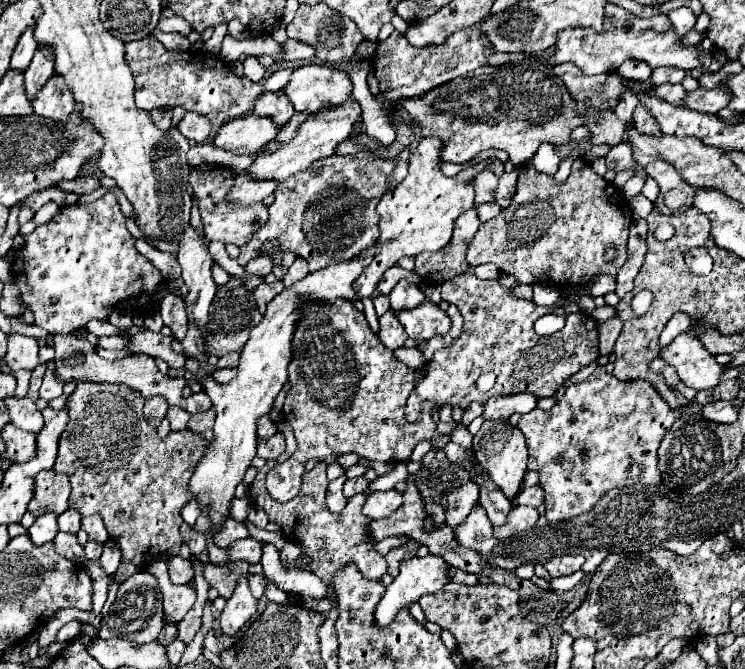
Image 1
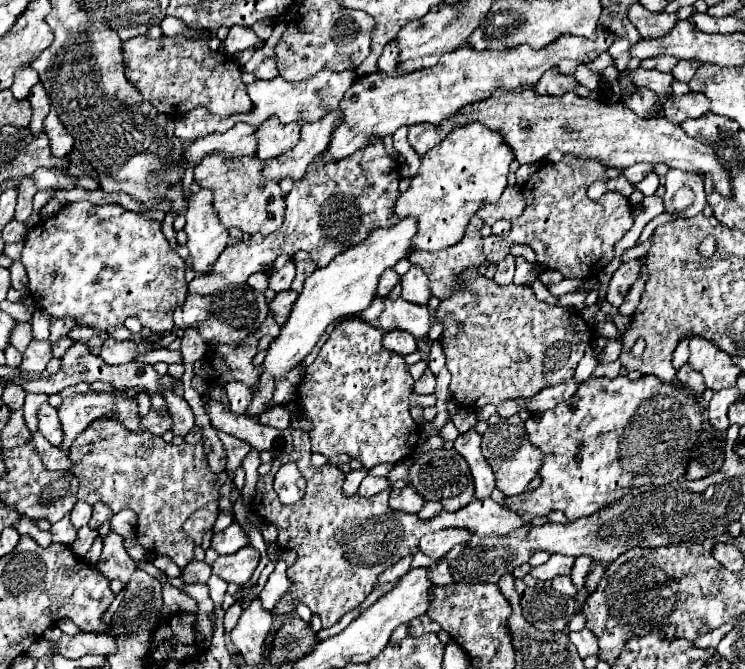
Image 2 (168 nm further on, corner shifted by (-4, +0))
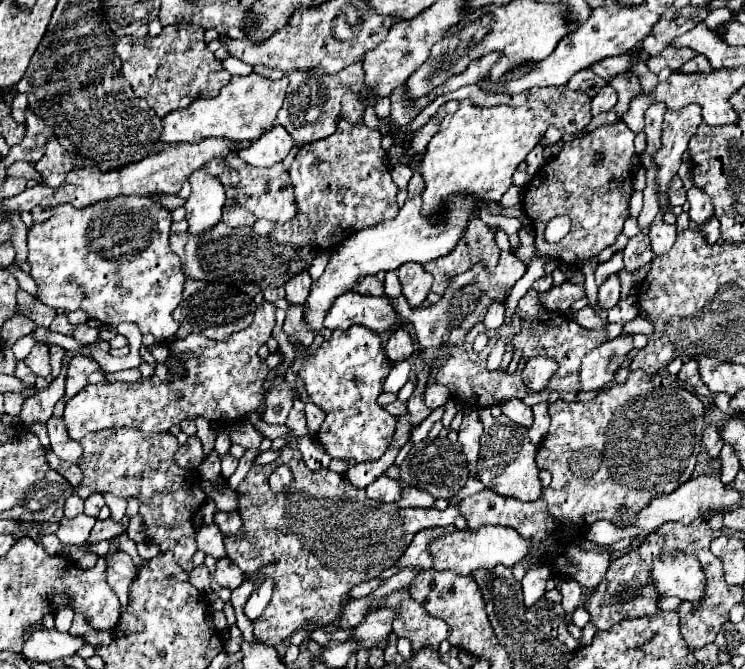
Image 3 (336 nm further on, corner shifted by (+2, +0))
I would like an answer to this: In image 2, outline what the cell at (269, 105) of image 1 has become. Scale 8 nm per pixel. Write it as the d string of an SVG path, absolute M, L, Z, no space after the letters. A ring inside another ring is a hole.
M272 116L272 120L266 120L260 128L258 128L258 150L256 156L260 160L268 160L274 158L278 154L282 154L284 150L292 148L298 140L298 124L280 124L280 120L276 120L276 116Z

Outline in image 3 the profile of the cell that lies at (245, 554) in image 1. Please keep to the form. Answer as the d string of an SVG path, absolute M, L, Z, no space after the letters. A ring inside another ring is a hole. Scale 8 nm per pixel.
M222 558L222 560L218 560L218 564L216 564L216 582L222 586L222 588L230 588L230 590L234 590L234 588L238 588L242 582L244 582L244 574L242 574L242 570L238 568L238 566L234 566L232 562L230 562L230 558Z

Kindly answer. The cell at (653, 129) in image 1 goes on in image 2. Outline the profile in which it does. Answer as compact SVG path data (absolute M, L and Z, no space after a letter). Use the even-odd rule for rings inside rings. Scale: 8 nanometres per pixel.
M636 88L636 92L632 96L624 98L624 104L628 104L628 108L634 110L640 118L662 116L662 112L656 110L656 102L658 102L658 96L646 88Z

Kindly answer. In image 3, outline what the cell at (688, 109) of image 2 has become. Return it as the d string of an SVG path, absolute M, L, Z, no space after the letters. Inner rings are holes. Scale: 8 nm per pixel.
M690 104L688 108L680 108L680 110L668 110L664 114L662 146L654 154L654 164L658 166L654 182L658 186L660 214L672 208L668 204L668 188L682 164L682 154L688 148L688 140L694 136L700 122L702 122L700 106L696 104Z

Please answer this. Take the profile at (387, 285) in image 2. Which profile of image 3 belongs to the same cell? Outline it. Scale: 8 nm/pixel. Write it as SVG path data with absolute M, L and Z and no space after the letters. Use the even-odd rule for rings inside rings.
M366 276L358 282L358 288L354 288L354 292L364 294L364 296L382 296L384 286L382 286L382 282L378 282L376 276Z

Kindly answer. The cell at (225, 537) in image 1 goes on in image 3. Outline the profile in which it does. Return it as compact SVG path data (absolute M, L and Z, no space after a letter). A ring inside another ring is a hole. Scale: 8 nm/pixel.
M204 524L196 530L196 544L198 550L202 550L204 554L214 556L216 560L226 556L226 548L224 548L224 534L220 532L220 528L216 524Z

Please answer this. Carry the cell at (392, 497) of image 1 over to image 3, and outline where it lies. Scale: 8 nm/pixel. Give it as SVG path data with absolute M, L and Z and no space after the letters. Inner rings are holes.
M404 488L402 490L402 498L396 502L402 508L430 508L434 506L436 498L430 496L430 492L426 490L418 490L418 488Z

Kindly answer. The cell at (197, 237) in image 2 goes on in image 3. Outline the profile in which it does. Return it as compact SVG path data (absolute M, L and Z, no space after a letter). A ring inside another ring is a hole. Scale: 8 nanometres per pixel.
M204 168L190 176L192 194L186 200L186 220L190 224L188 232L198 234L210 226L216 226L222 216L226 194L216 176L210 176Z

